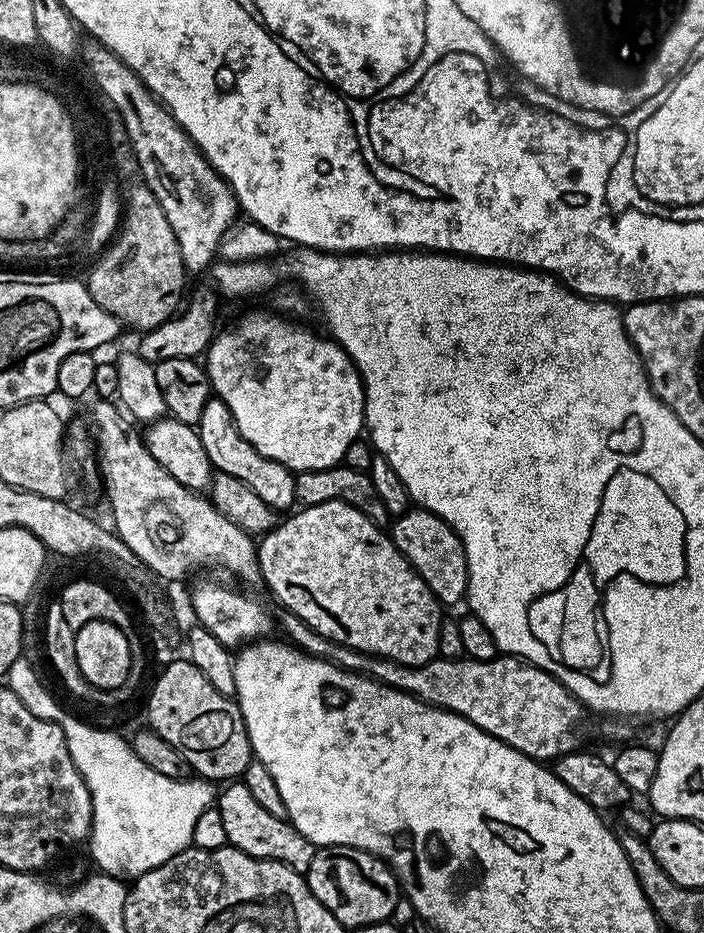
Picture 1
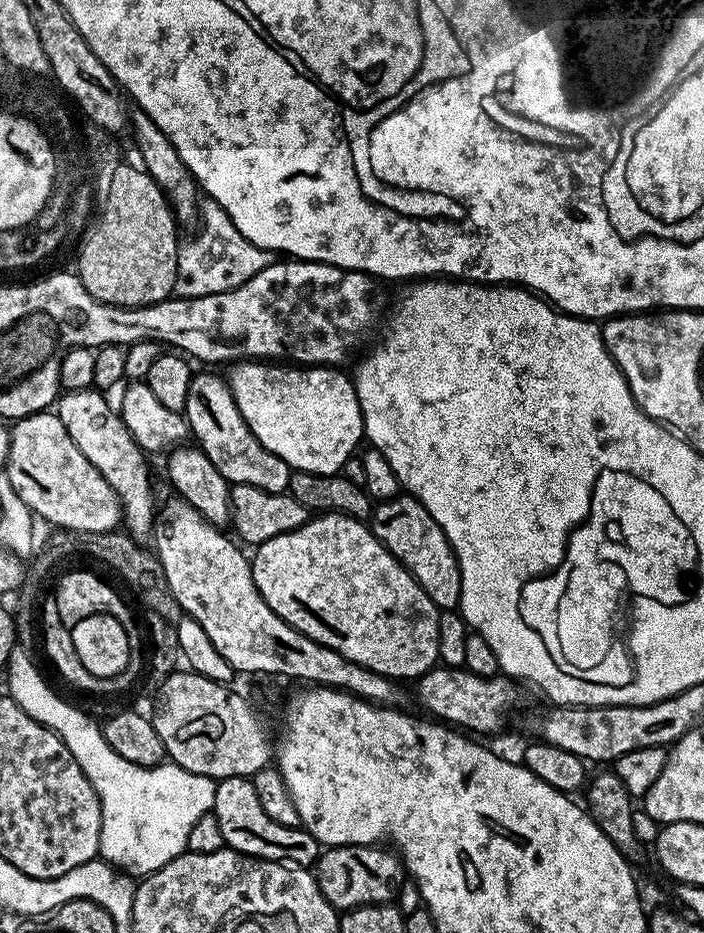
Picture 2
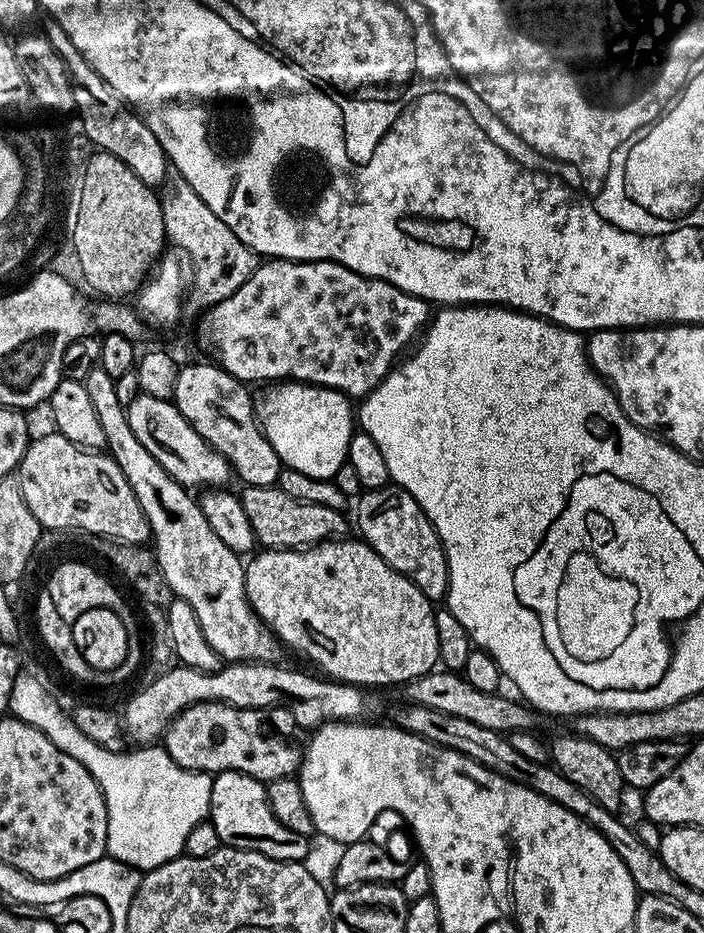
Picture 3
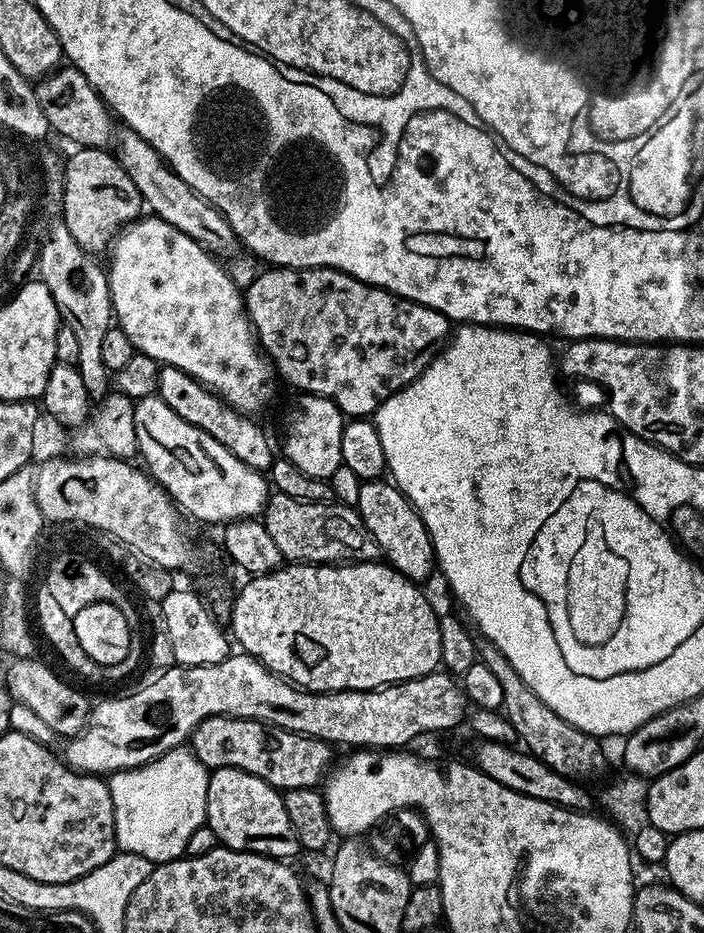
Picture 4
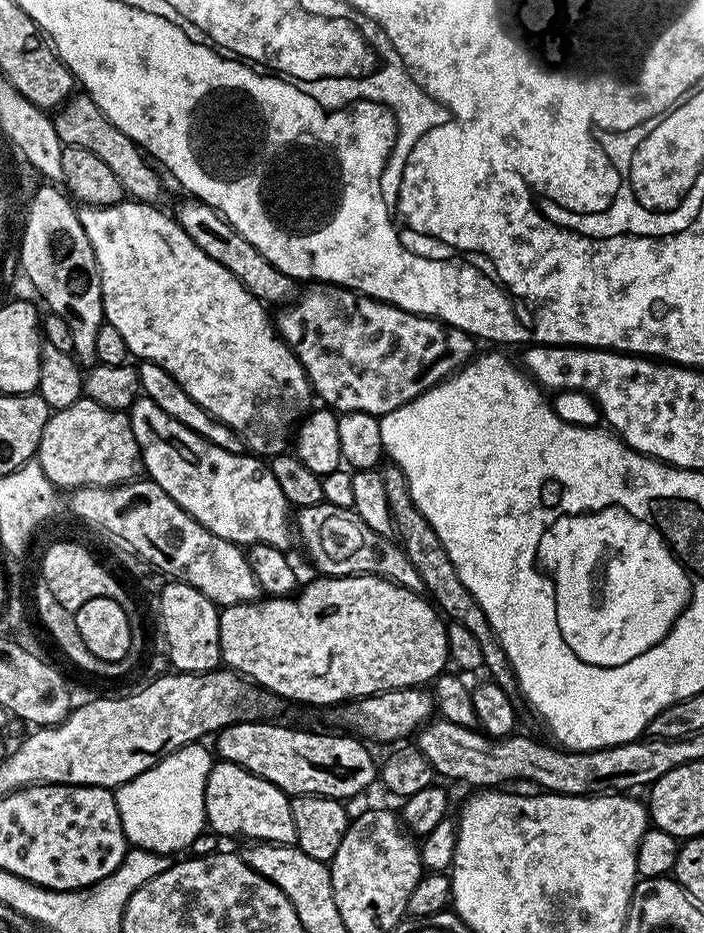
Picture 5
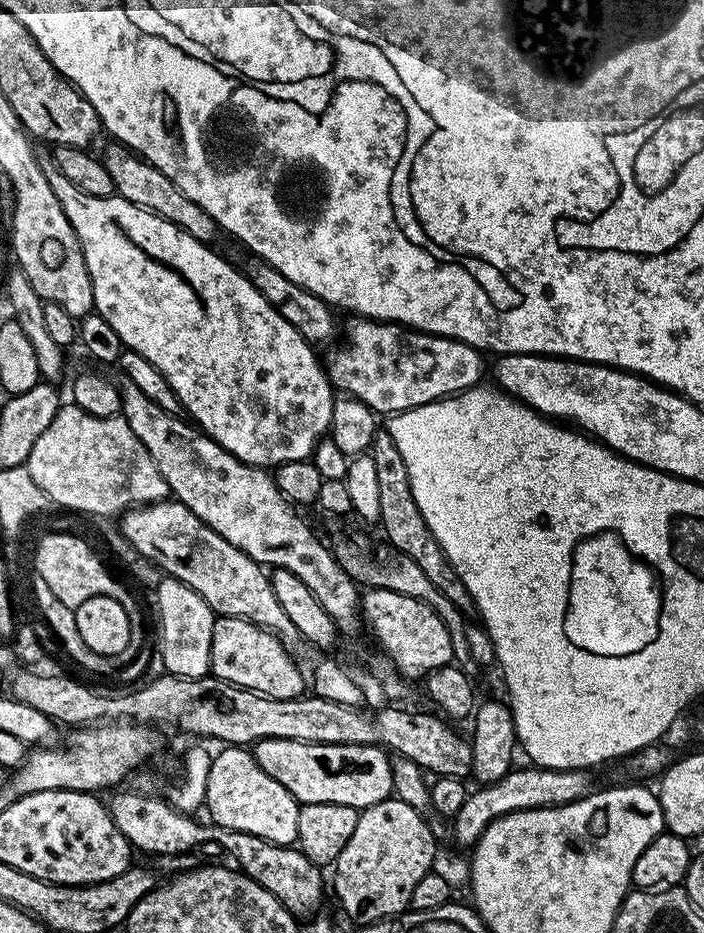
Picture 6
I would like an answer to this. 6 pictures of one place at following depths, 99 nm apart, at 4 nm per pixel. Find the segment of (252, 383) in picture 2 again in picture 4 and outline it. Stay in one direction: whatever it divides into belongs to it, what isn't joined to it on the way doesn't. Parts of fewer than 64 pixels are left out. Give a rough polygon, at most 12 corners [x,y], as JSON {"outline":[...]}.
{"outline":[[307,394],[288,412],[283,459],[331,478],[346,417]]}

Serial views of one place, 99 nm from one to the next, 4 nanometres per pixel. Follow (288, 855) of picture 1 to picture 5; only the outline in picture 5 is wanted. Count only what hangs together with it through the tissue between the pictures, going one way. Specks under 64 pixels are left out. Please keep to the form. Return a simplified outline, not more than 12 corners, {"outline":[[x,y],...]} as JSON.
{"outline":[[213,763],[207,827],[296,843],[289,797],[237,764]]}

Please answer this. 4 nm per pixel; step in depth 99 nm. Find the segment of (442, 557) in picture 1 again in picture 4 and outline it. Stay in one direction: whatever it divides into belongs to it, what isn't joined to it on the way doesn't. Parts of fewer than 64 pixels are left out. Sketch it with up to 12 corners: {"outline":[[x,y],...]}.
{"outline":[[384,478],[361,483],[359,512],[381,557],[413,582],[437,571],[416,507]]}

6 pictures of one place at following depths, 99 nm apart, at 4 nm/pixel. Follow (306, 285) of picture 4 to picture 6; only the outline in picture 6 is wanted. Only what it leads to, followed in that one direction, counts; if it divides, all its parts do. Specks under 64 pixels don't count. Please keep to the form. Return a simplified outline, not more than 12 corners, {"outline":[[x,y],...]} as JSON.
{"outline":[[356,316],[337,393],[395,414],[467,392],[481,349]]}

